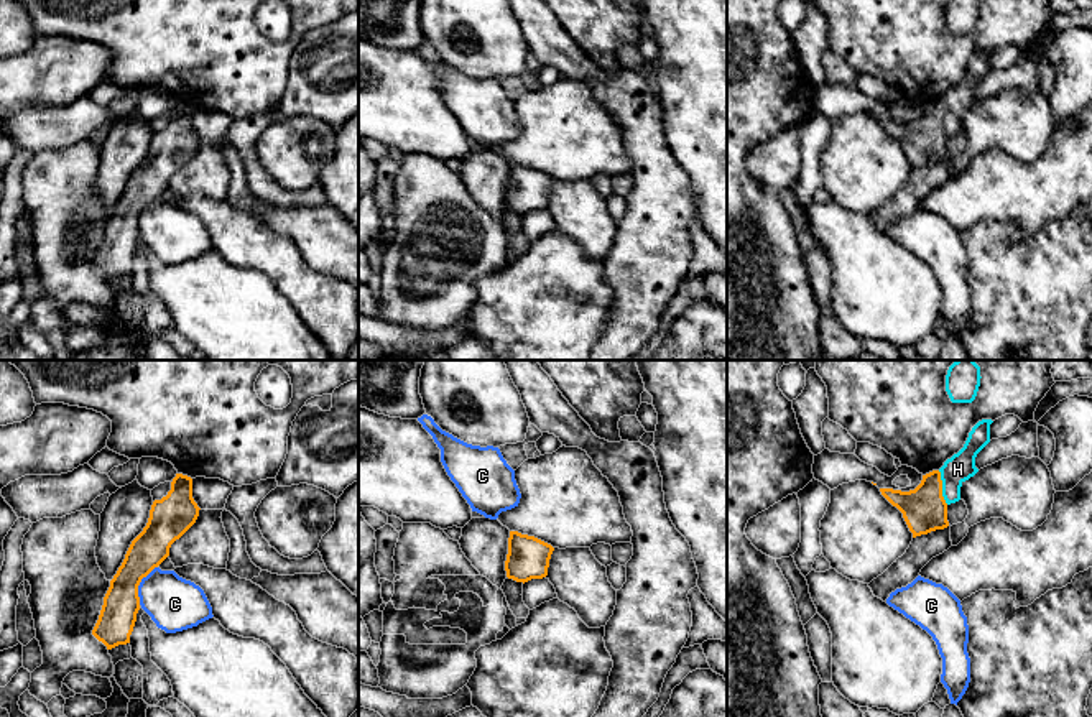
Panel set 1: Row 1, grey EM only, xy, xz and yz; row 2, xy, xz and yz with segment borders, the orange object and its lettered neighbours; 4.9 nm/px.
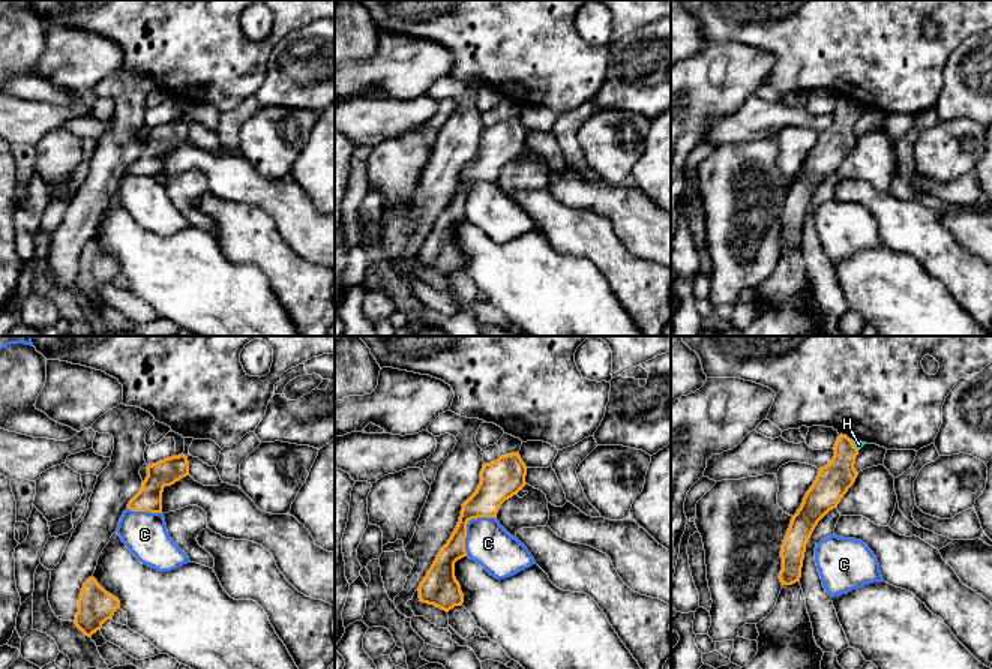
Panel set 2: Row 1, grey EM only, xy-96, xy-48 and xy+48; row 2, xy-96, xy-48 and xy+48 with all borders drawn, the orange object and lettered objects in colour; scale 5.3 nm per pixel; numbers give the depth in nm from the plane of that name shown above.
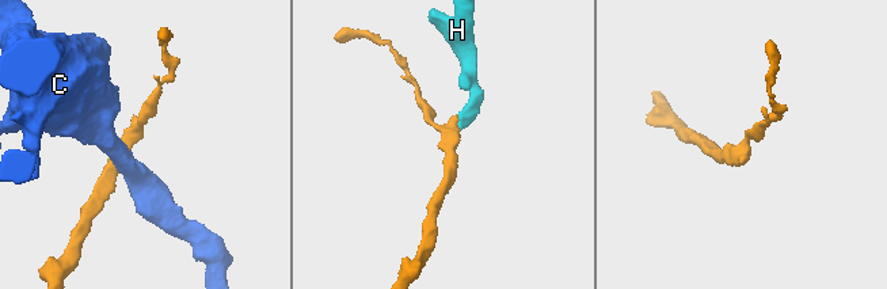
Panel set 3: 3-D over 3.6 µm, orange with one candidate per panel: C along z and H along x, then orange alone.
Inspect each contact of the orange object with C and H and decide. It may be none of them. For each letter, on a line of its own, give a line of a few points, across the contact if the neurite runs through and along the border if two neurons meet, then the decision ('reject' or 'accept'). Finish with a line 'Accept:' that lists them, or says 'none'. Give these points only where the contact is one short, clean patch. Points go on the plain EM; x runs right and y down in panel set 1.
C: xy (157, 198), (138, 217), (138, 235) | reject
H: yz (925, 142), (930, 130), (941, 119), (957, 101) | accept
Accept: H

